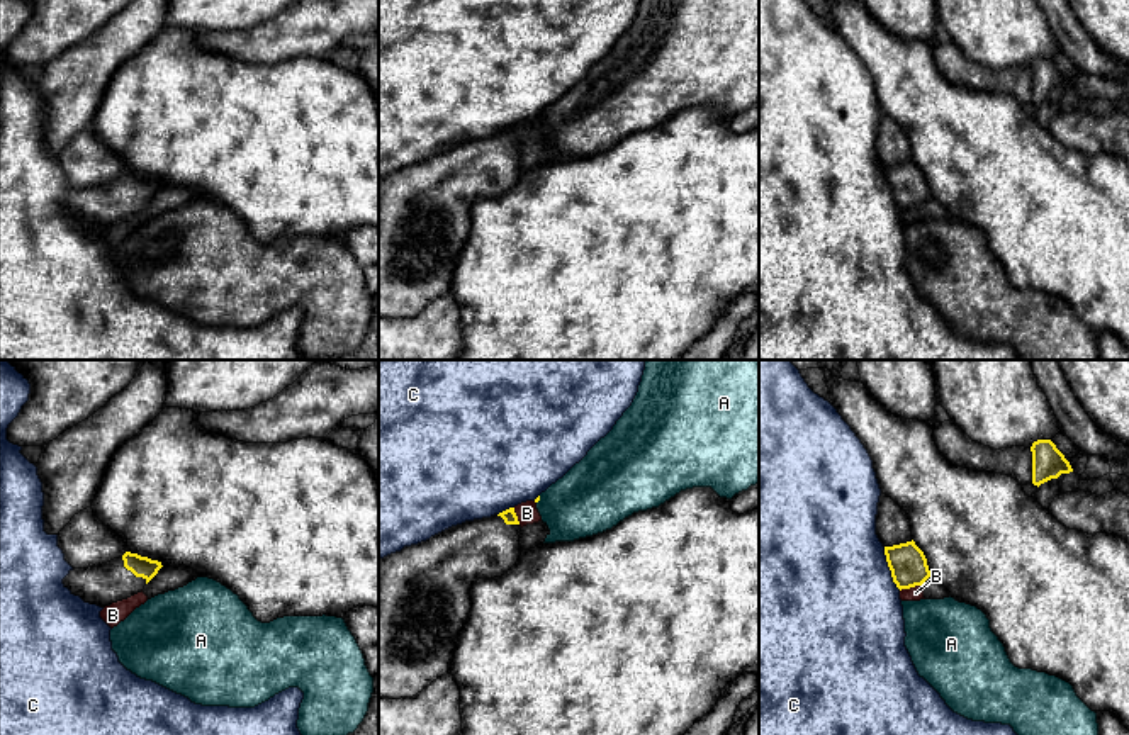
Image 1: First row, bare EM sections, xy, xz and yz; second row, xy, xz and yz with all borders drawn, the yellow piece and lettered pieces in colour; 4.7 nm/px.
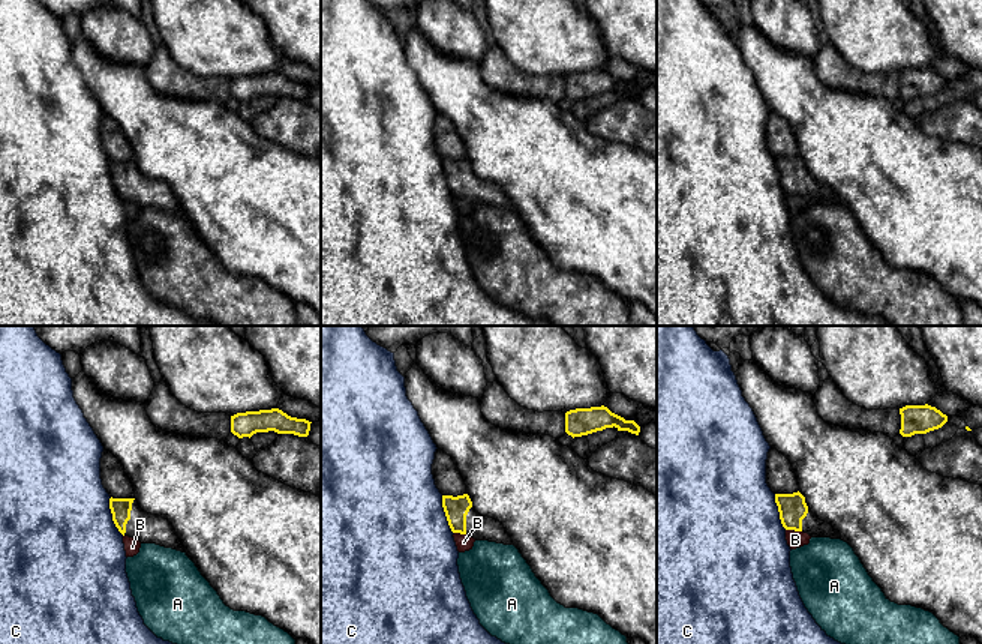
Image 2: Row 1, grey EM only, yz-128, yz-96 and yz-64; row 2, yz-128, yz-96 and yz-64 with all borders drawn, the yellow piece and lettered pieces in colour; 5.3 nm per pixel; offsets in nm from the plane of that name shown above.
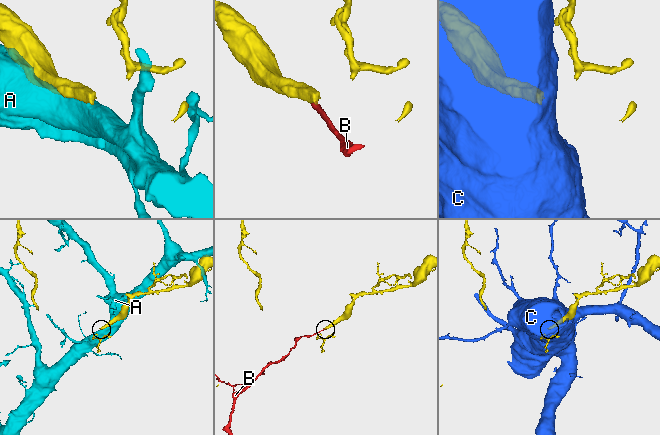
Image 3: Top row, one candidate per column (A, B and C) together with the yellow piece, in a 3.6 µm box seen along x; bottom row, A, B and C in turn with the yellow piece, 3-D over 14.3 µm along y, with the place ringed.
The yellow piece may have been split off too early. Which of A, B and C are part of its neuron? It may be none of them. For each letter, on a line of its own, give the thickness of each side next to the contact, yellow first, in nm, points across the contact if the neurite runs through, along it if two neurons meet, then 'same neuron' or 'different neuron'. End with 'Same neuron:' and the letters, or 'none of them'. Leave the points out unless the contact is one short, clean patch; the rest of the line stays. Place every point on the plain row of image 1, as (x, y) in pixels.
A: calibres 20 and 340 nm; different neuron
B: calibres 180 and 70 nm; border yz (921, 204), (900, 211); different neuron
C: calibres 180 and 500 nm; different neuron
Same neuron: none of them

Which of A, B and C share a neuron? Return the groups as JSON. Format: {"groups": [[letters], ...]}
{"groups": [["A"], ["B"], ["C"]]}

